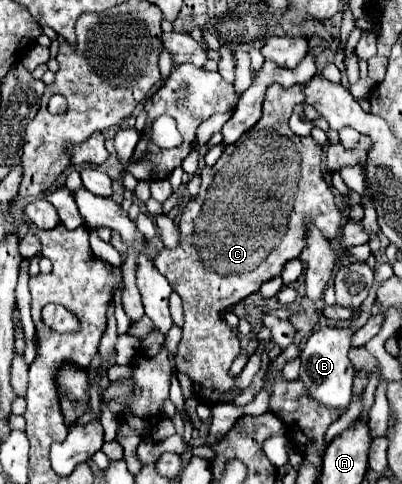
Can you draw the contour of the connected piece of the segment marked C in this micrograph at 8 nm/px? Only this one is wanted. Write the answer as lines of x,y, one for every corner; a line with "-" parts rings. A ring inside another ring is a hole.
270,86
264,100
264,114
258,124
242,134
238,142
230,144
212,168
204,168
200,172
200,192
190,198
180,218
180,246
172,250
164,248
152,260
154,268
160,270
160,274
170,282
172,290
182,298
184,324
178,344
176,368
178,372
186,372
192,378
194,392
204,404
218,402
218,398
234,386
234,378
228,376
228,370
234,358
240,354
240,340
222,320
222,312
244,300
252,292
258,292
264,282
282,272
282,266
288,260
296,258
302,252
306,218
316,222
316,226
328,236
328,240
332,240
340,232
342,214
320,170
322,148
312,136
296,136
288,126
288,118
294,106
304,103
302,86
-
200,252
206,252
206,262
202,260

